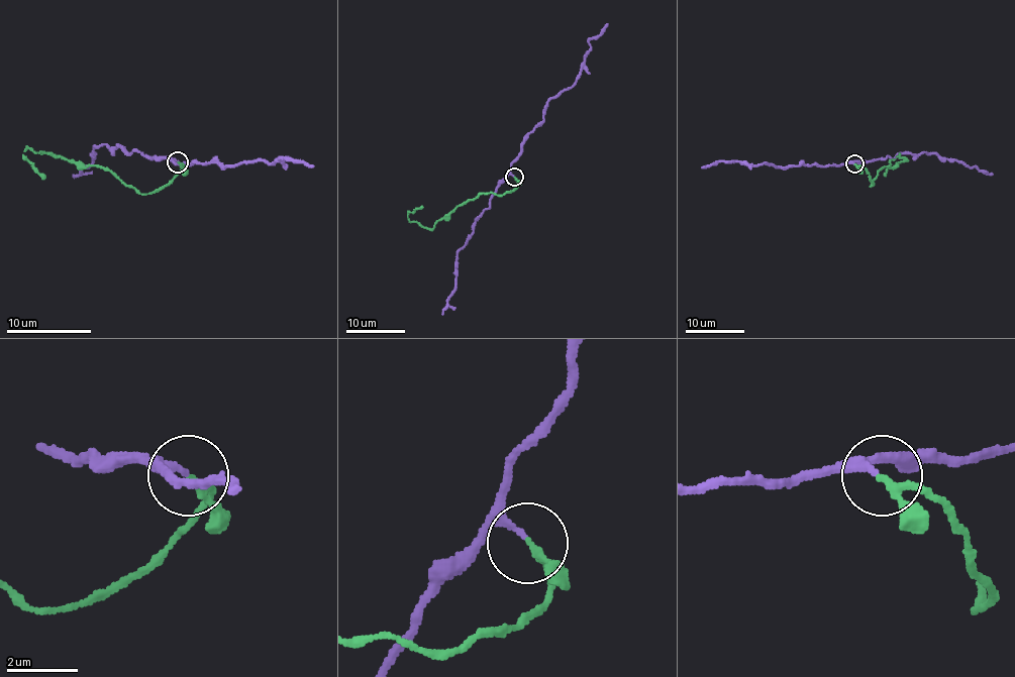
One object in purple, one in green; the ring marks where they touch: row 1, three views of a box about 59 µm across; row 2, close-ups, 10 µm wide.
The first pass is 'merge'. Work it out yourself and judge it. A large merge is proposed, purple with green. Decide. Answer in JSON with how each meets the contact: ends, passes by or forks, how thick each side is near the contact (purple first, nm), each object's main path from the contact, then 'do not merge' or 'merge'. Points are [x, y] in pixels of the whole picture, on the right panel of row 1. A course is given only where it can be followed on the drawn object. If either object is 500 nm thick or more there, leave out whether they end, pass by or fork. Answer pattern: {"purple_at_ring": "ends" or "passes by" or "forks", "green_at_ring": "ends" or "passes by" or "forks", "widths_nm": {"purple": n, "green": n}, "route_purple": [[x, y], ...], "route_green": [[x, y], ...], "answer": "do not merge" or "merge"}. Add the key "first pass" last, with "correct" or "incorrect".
{"purple_at_ring": "ends", "green_at_ring": "passes by", "widths_nm": {"purple": 160, "green": 170}, "route_purple": [[853, 163], [781, 166], [719, 160], [702, 167]], "route_green": [[855, 163], [867, 173], [872, 186], [883, 166], [895, 166], [906, 159], [899, 154], [892, 159], [885, 176]], "answer": "merge", "first pass": "correct"}

